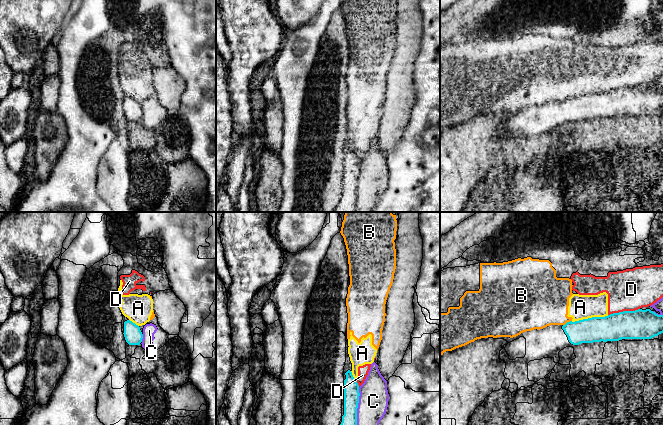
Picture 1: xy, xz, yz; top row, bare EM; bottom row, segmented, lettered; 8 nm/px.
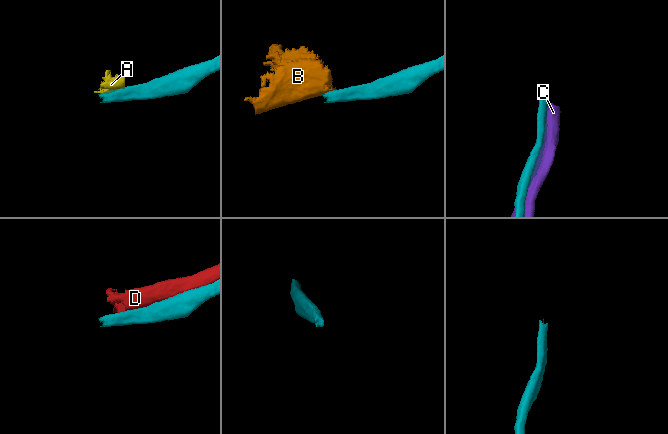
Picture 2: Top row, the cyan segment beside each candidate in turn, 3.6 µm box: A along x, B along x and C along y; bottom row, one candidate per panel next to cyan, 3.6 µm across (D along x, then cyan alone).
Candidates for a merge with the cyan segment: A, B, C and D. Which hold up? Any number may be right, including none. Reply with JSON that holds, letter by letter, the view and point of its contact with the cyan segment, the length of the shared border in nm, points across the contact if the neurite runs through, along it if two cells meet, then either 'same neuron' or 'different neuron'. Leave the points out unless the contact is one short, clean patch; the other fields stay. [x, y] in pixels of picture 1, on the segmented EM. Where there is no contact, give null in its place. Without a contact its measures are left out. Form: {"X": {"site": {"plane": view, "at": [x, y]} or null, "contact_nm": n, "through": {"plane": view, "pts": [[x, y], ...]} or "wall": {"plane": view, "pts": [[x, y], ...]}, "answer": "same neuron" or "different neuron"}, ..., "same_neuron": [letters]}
{"A": {"site": {"plane": "yz", "at": [589, 318]}, "contact_nm": 300, "wall": {"plane": "yz", "pts": [[608, 315], [592, 316], [571, 321]]}, "answer": "different neuron"}, "B": {"site": {"plane": "yz", "at": [567, 322]}, "contact_nm": 80, "wall": {"plane": "yz", "pts": [[571, 320], [563, 325]]}, "answer": "different neuron"}, "C": {"site": {"plane": "xz", "at": [357, 406]}, "contact_nm": 300, "answer": "different neuron"}, "D": {"site": {"plane": "yz", "at": [623, 311]}, "contact_nm": 260, "answer": "different neuron"}, "same_neuron": []}

